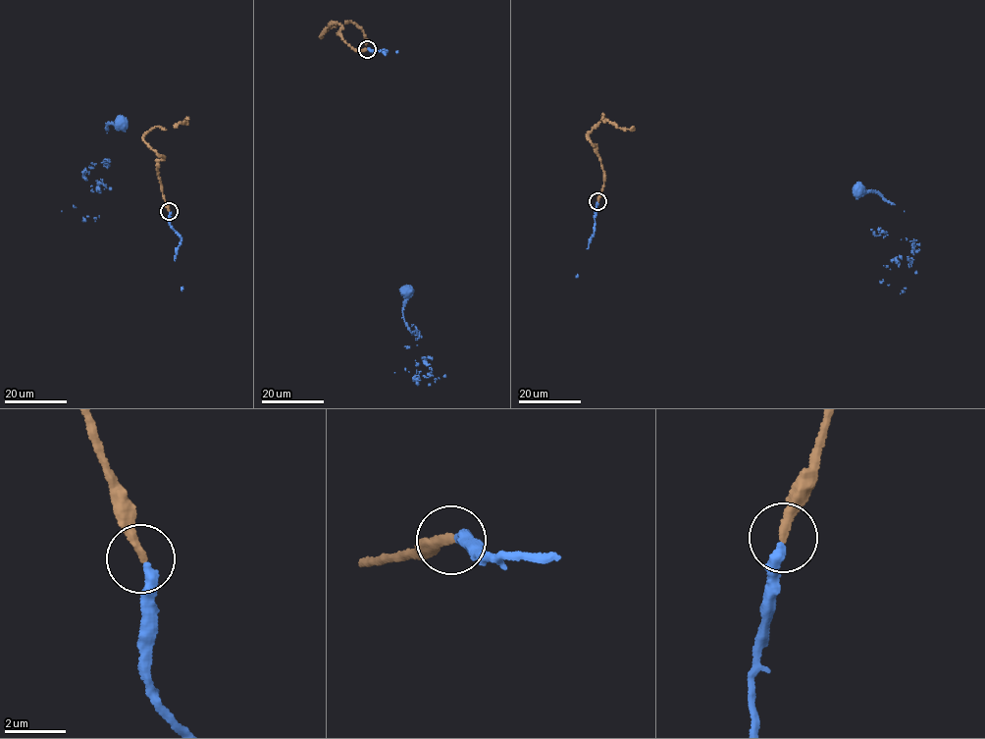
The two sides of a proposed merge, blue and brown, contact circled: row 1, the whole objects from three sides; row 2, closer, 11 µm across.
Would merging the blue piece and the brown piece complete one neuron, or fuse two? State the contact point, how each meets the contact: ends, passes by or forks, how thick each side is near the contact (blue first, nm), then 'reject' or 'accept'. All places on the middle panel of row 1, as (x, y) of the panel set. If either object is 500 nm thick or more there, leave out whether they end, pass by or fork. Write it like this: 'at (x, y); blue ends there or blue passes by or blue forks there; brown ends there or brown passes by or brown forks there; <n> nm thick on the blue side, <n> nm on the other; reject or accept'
at (367, 49); blue ends there; brown ends there; 360 nm thick on the blue side, 280 nm on the other; accept

